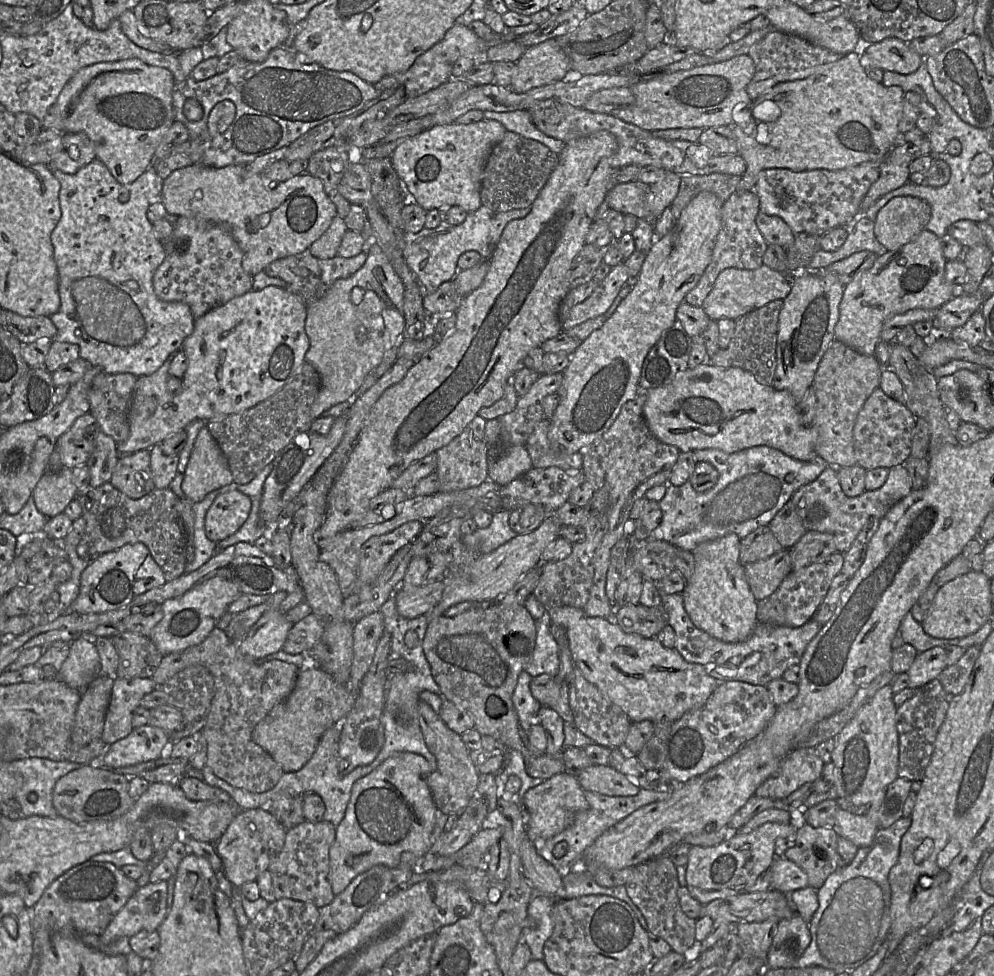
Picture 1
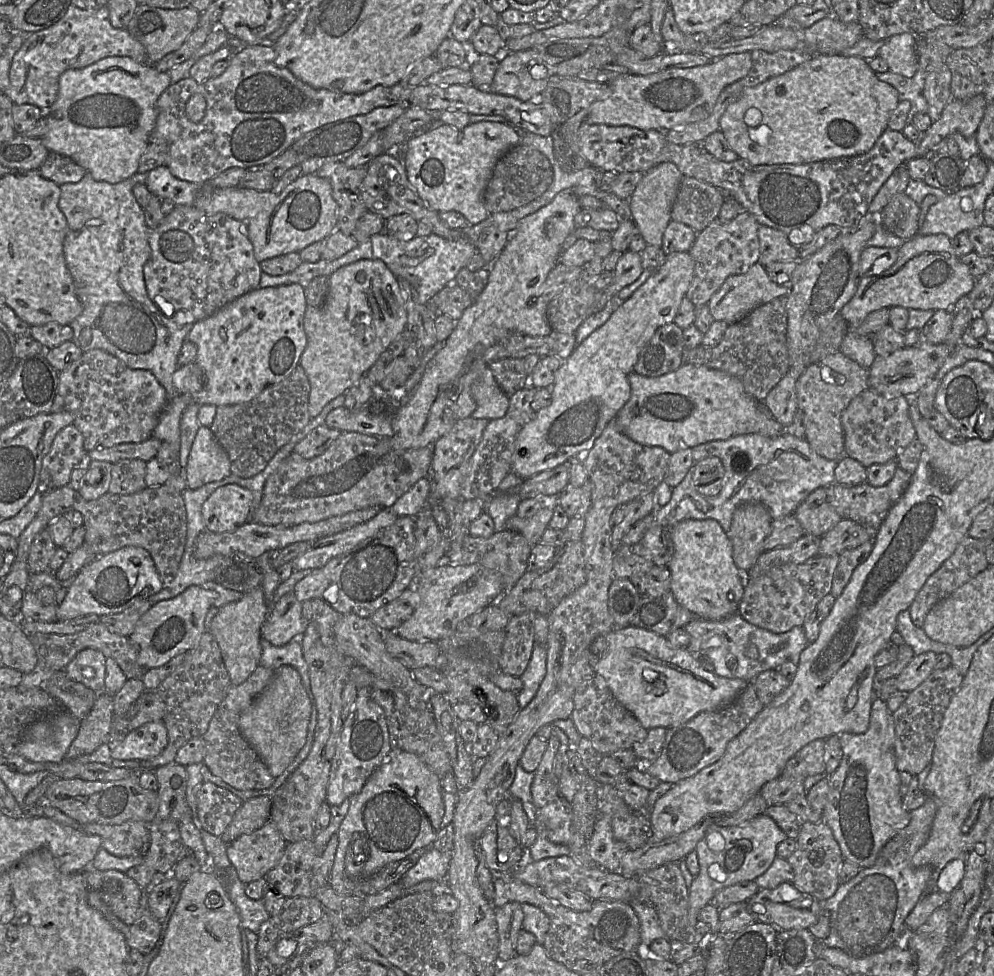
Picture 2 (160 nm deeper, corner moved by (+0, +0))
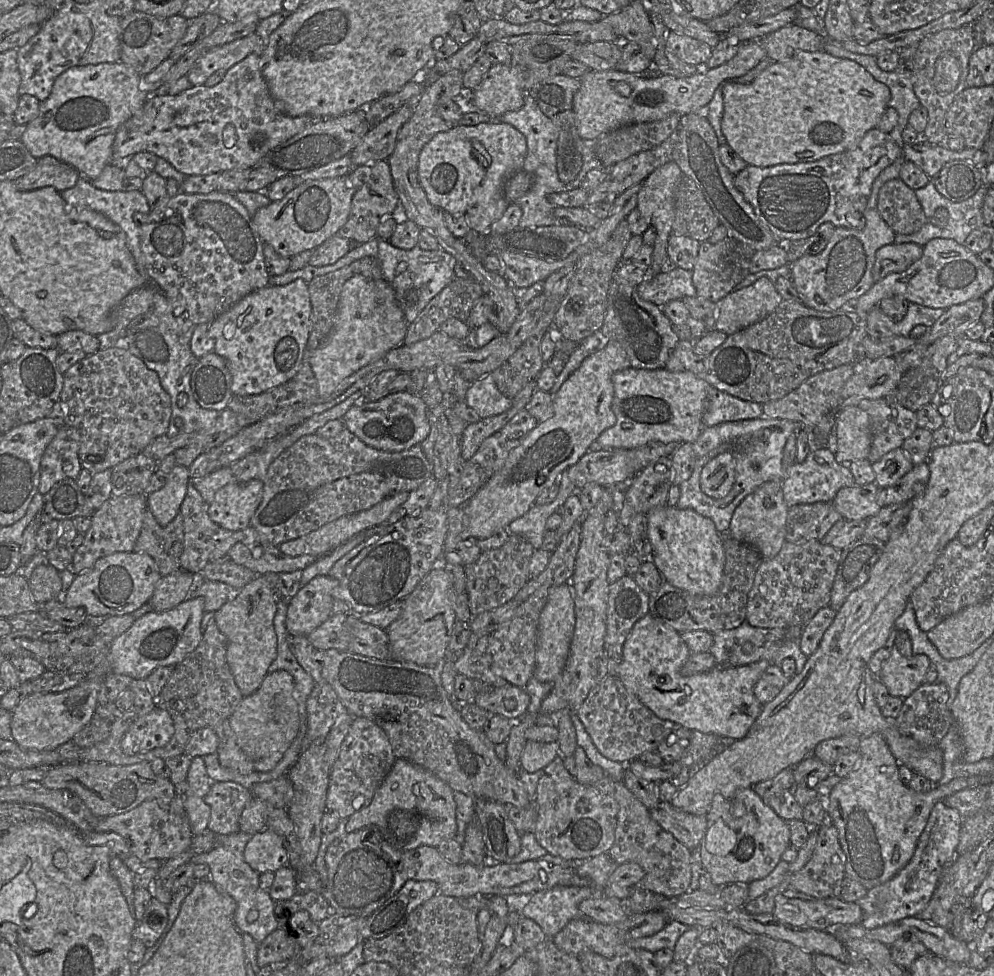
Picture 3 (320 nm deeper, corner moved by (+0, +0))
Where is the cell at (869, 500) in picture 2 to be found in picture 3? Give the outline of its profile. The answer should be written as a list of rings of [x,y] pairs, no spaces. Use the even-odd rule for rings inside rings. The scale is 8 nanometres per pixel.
[[[927,462],[915,465],[894,485],[880,489],[877,497],[878,505],[882,508],[910,502],[925,491],[929,477],[930,470]]]

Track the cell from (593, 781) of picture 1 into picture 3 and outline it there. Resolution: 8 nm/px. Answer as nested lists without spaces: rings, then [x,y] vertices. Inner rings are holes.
[[[660,801],[652,809],[650,816],[665,831],[691,852],[698,850],[708,829],[707,816],[694,815],[673,807],[669,802]]]

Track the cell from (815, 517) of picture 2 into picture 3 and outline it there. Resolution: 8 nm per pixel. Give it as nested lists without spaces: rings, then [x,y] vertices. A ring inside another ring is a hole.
[[[873,482],[867,485],[840,489],[831,501],[844,520],[868,520],[878,514],[880,488]]]

